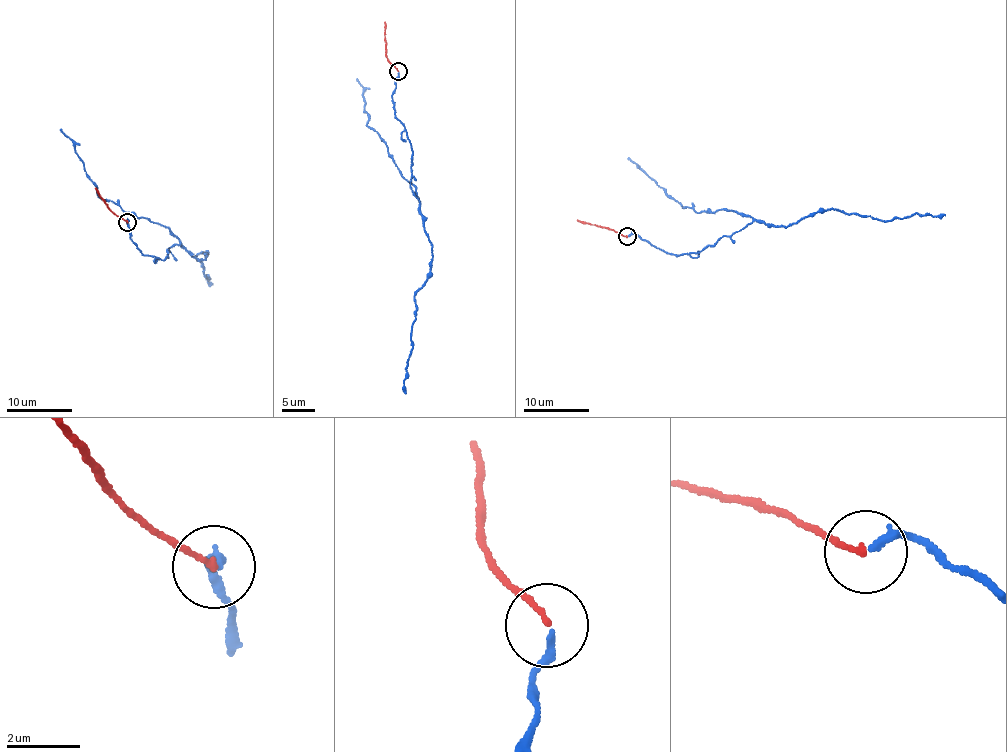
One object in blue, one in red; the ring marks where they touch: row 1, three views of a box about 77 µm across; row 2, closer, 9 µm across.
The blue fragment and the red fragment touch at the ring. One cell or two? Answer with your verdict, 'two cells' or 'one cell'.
one cell

